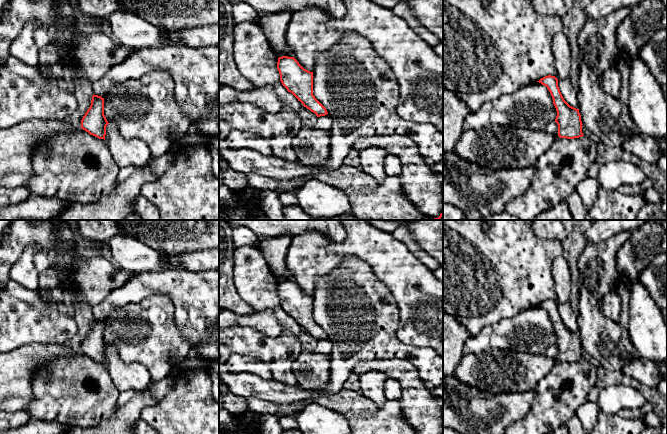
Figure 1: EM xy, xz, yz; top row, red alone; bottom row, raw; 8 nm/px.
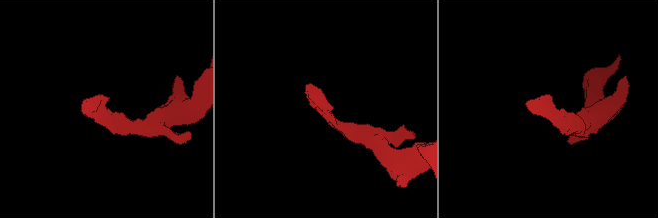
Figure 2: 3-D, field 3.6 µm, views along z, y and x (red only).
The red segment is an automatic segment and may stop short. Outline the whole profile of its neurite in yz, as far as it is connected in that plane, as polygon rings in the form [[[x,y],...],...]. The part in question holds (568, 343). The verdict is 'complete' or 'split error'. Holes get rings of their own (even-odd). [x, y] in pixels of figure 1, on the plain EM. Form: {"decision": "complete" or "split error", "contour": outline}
{"decision": "complete", "contour": [[[548,299],[537,306],[546,310],[552,320],[553,328],[557,335],[555,346],[558,349],[558,360],[567,363],[584,360],[579,333],[570,330],[564,324],[558,311],[558,303],[555,300]]]}

